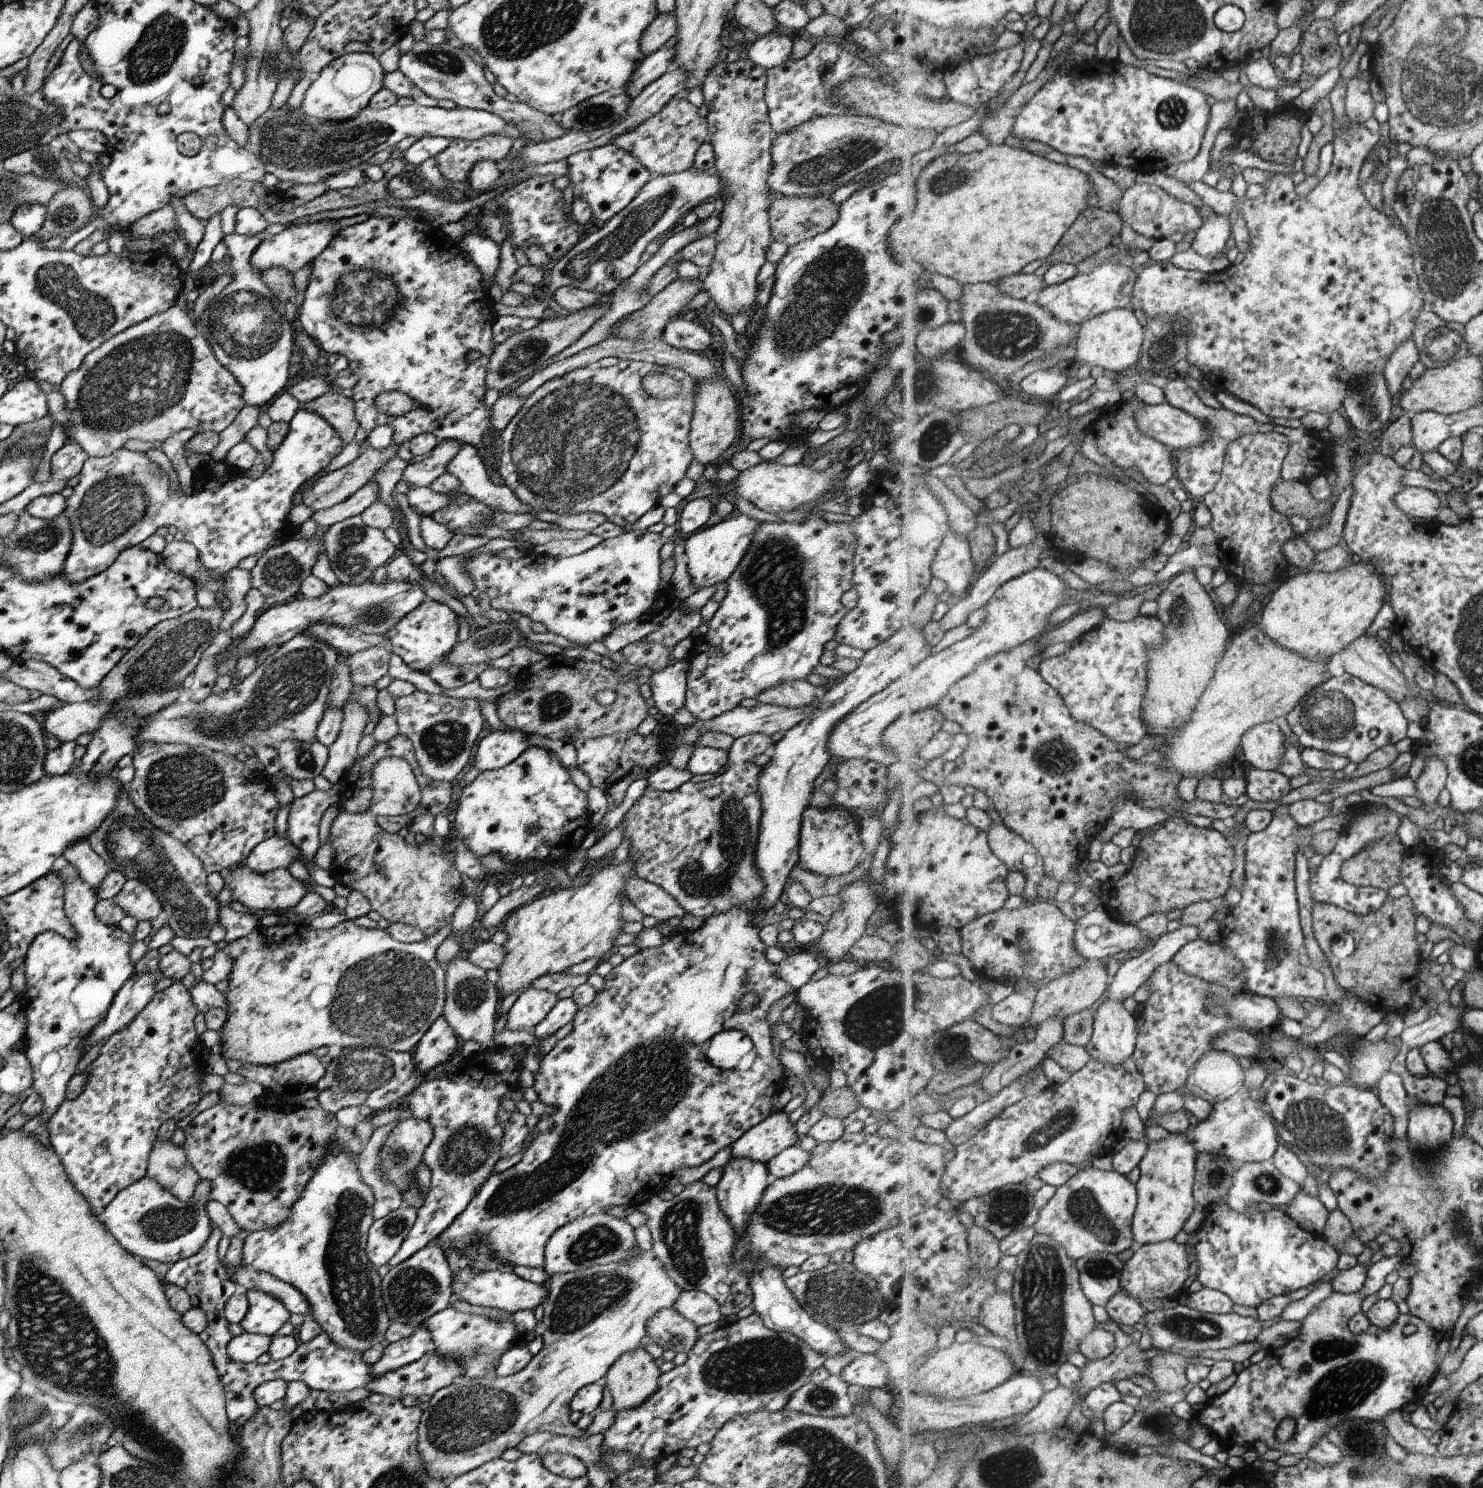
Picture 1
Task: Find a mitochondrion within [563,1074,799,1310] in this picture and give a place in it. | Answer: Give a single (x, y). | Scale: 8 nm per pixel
(680, 1227)

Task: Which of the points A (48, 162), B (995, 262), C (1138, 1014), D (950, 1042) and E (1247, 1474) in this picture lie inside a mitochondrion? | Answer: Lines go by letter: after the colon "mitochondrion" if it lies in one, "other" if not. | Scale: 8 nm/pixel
A: mitochondrion
B: other
C: other
D: mitochondrion
E: other

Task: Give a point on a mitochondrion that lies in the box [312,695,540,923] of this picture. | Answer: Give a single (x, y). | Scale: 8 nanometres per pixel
(443, 741)

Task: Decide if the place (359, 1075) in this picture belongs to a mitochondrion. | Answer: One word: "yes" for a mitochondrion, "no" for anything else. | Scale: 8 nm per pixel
yes

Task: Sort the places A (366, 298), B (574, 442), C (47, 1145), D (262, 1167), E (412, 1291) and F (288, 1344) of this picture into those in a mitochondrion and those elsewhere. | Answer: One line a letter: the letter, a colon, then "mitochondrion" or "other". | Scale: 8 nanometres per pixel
A: mitochondrion
B: mitochondrion
C: other
D: mitochondrion
E: mitochondrion
F: other

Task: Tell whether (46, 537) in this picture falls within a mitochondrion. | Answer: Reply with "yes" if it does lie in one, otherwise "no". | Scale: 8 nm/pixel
yes

